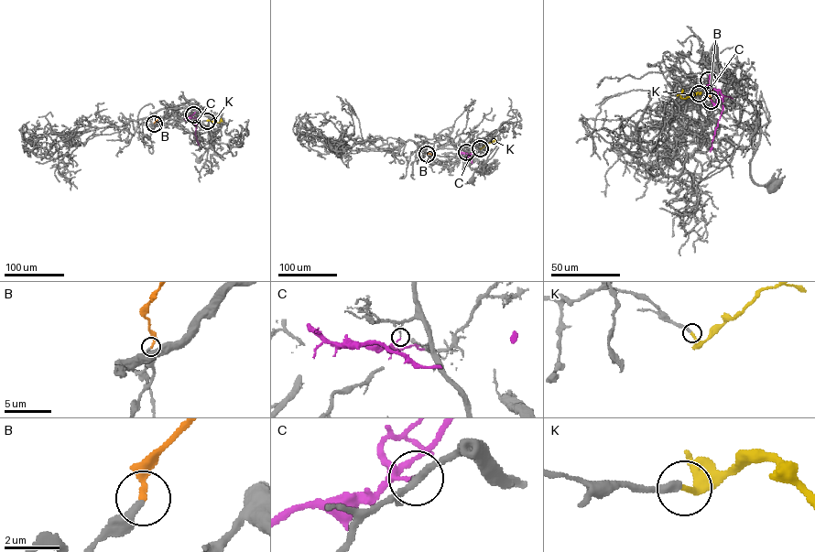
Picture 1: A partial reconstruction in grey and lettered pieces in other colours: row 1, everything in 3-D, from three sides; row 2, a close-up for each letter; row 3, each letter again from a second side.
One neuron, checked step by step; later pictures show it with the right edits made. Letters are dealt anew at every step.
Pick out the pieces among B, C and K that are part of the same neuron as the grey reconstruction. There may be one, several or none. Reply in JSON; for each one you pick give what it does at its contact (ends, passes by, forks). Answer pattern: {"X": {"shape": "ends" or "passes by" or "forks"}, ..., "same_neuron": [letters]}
{"B": {"shape": "ends"}, "K": {"shape": "ends"}, "same_neuron": ["B", "K"]}

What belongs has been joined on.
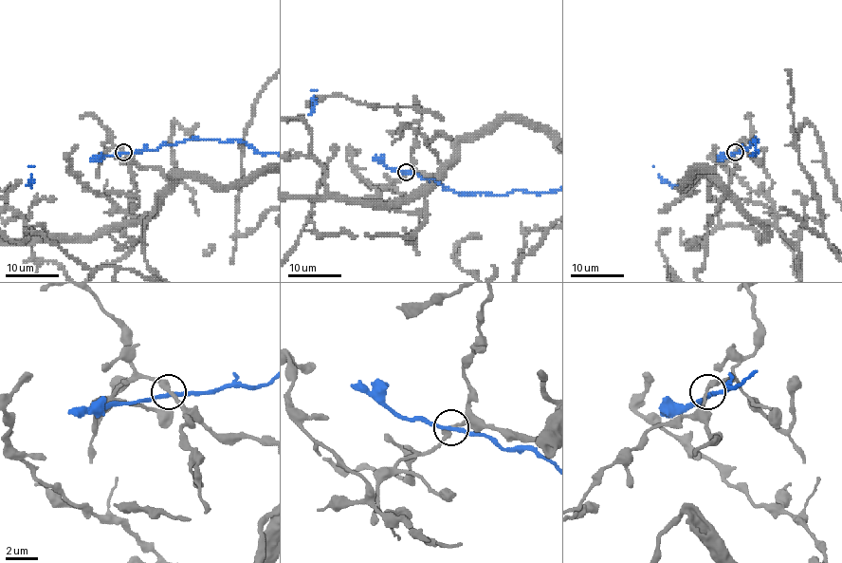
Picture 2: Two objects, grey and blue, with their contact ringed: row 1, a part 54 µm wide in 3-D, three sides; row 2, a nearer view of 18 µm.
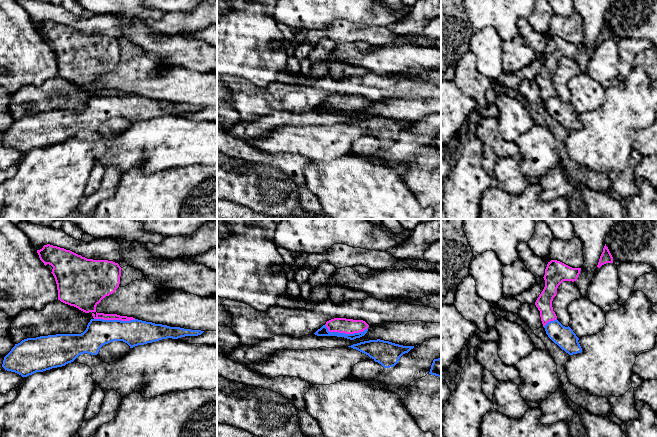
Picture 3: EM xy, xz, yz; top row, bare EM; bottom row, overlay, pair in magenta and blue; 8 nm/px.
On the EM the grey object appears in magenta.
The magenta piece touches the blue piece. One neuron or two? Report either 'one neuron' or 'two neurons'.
two neurons

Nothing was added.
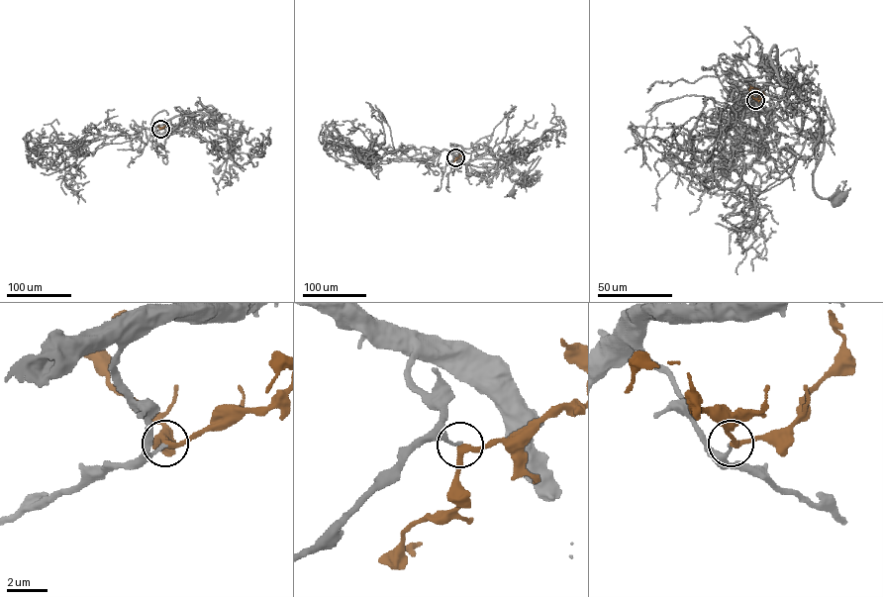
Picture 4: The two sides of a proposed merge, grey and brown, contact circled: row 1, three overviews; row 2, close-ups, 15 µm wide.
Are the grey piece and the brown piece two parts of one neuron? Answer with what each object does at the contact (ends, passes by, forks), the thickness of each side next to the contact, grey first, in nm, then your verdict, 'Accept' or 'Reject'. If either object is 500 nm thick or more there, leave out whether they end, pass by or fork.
At the ring grey ends. At the ring brown passes by. Thickness 170 nm (grey) against 260 nm. Accept

